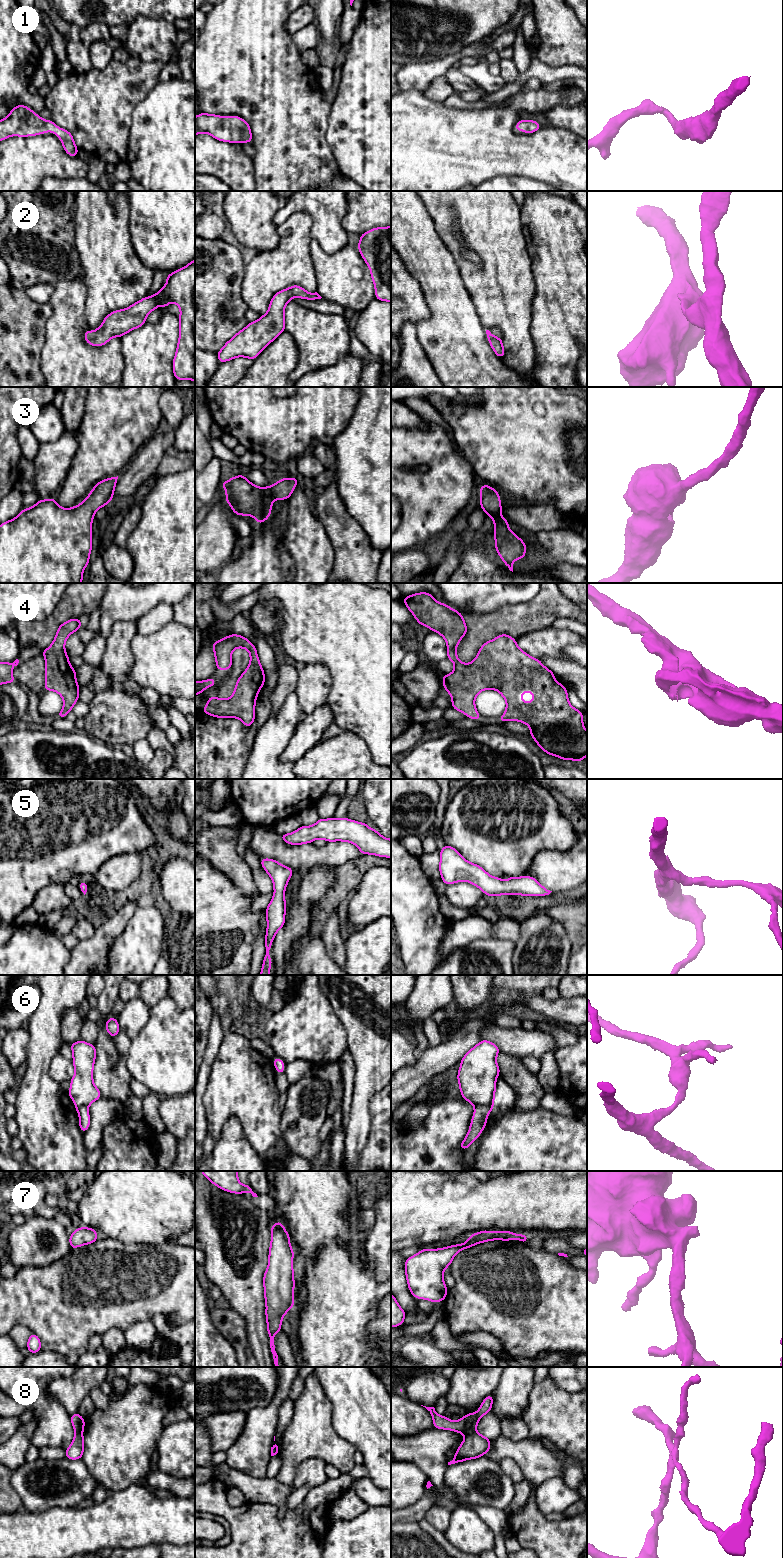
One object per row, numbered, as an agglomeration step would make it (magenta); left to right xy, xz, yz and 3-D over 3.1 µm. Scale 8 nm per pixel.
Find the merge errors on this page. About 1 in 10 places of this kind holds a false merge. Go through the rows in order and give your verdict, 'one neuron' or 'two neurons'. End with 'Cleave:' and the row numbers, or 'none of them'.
1: one neuron
2: one neuron
3: one neuron
4: one neuron
5: one neuron
6: one neuron
7: one neuron
8: two neurons
Cleave: 8

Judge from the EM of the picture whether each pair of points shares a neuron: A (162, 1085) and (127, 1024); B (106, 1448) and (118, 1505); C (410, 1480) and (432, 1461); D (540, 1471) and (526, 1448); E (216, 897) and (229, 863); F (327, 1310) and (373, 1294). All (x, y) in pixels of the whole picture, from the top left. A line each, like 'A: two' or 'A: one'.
A: two
B: two
C: two
D: one
E: two
F: one

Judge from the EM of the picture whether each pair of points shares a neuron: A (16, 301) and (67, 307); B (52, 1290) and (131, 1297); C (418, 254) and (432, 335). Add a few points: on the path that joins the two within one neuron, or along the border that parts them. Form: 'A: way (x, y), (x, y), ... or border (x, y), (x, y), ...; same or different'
A: border (49, 302), (52, 314), (47, 320), (45, 328); different
B: way (72, 1290), (111, 1290); same
C: way (437, 274), (438, 315); same

